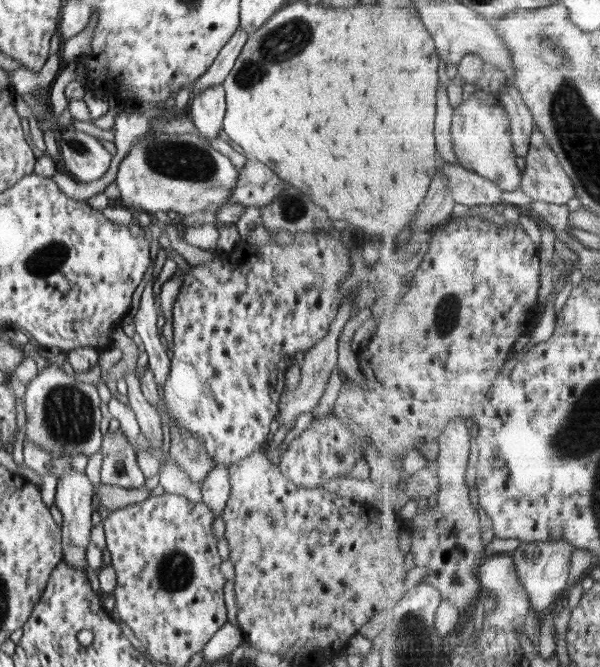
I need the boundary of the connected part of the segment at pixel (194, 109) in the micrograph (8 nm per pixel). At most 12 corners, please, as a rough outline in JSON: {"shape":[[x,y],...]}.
{"shape":[[223,84],[191,97],[187,113],[202,140],[222,130]]}

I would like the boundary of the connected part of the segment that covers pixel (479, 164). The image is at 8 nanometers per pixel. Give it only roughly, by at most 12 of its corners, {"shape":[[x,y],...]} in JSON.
{"shape":[[480,95],[455,110],[459,162],[504,190],[522,189],[524,160],[504,104]]}

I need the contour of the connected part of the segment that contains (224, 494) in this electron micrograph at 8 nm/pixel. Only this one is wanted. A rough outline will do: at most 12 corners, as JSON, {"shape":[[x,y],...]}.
{"shape":[[216,465],[201,482],[202,502],[216,517],[230,496],[230,478]]}

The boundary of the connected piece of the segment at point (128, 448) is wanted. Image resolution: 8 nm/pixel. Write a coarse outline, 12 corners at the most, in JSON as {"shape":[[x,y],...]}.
{"shape":[[124,431],[102,438],[100,480],[143,487],[136,451]]}

